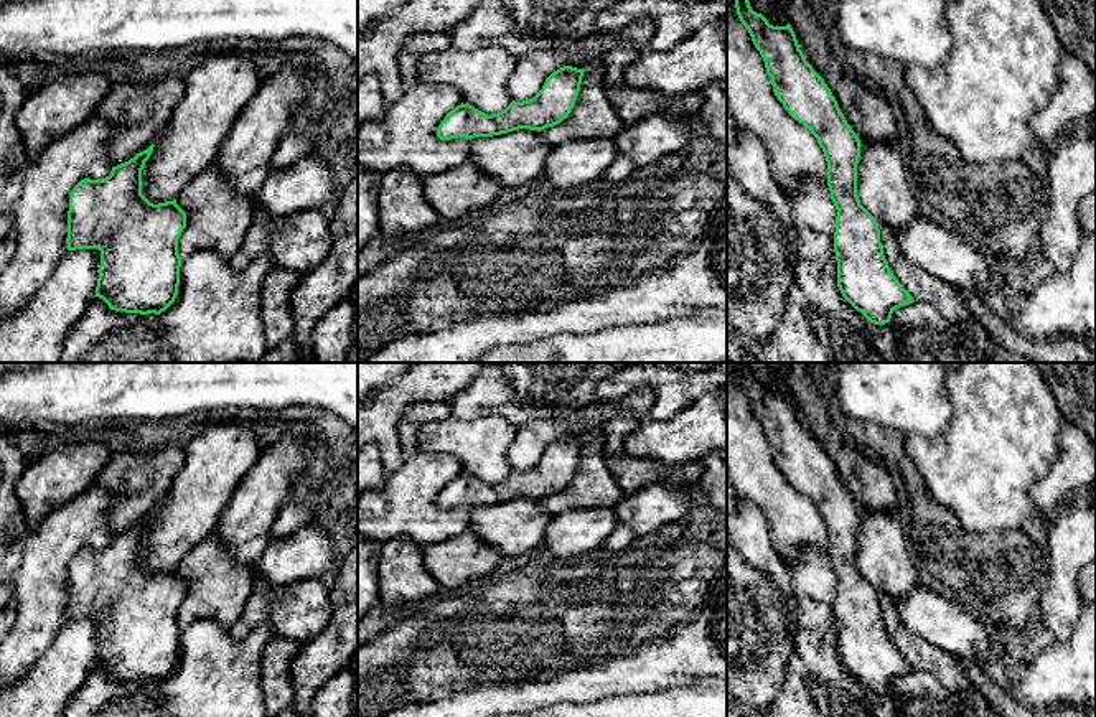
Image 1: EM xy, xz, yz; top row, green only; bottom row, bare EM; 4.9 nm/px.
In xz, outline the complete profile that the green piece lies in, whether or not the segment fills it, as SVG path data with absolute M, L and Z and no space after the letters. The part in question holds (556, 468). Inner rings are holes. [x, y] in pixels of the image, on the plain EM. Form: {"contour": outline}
{"contour": "M564 435L546 448L532 468L513 470L504 480L491 485L461 471L440 491L437 506L440 509L466 506L468 531L503 557L536 549L542 544L550 521L539 501L569 486L583 442L583 438Z"}

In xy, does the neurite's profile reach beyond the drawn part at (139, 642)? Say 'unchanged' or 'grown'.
grown

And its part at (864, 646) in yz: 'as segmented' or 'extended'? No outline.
extended

